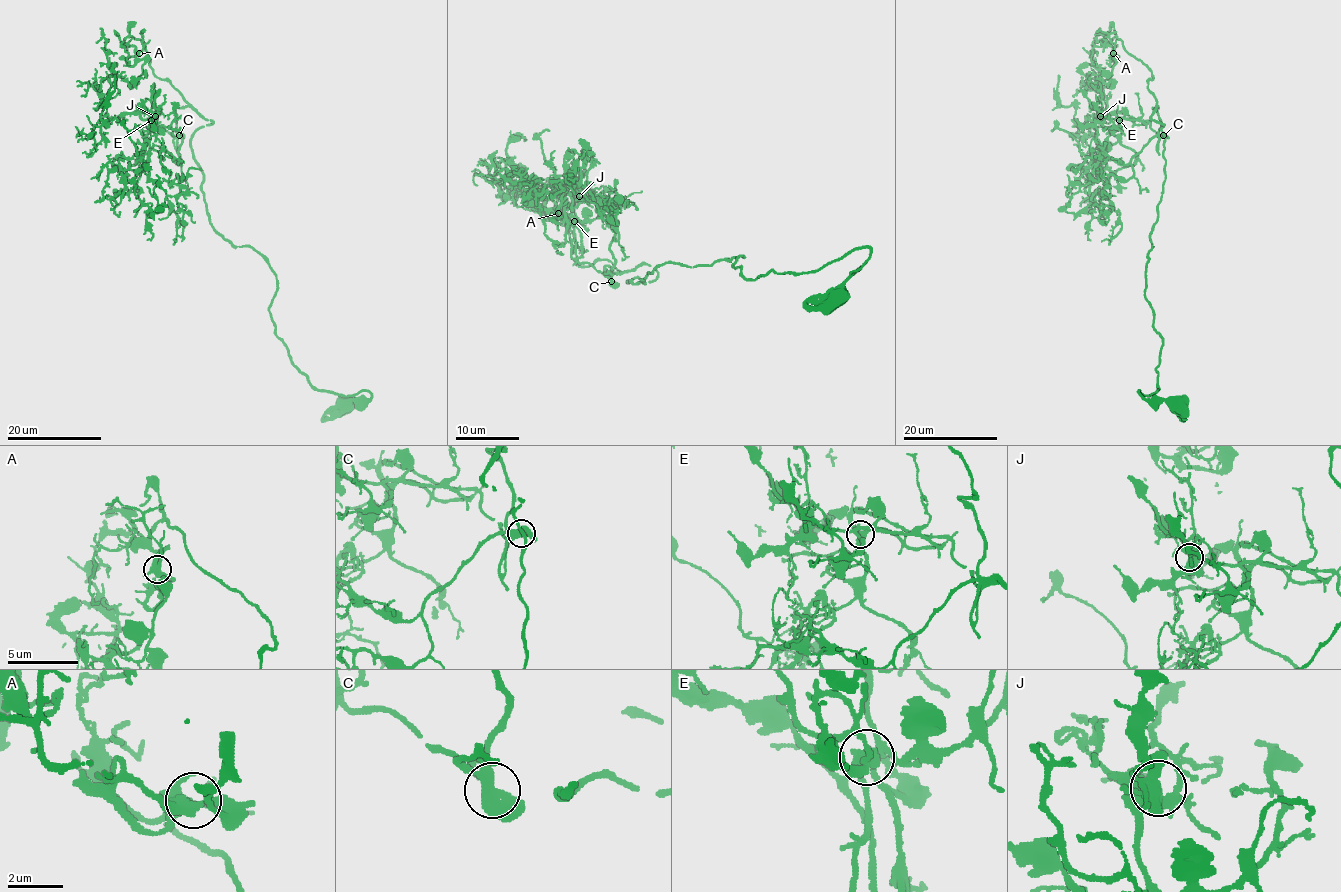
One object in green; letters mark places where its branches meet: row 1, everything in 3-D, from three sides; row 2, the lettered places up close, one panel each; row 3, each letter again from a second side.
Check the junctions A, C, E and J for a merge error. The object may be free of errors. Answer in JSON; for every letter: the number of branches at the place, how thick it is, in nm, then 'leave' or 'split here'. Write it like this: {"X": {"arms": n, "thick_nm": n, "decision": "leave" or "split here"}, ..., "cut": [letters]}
{"A": {"arms": 4, "thick_nm": 360, "decision": "leave"}, "C": {"arms": 4, "thick_nm": 440, "decision": "leave"}, "E": {"arms": 3, "thick_nm": 380, "decision": "leave"}, "J": {"arms": 7, "thick_nm": 500, "decision": "leave"}, "cut": []}

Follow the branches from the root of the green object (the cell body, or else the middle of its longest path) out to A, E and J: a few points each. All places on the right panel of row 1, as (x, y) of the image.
A: (1174, 402), (1138, 392), (1158, 390), (1163, 344), (1145, 269), (1164, 126), (1151, 70), (1116, 36), (1113, 53)
E: (1174, 402), (1138, 392), (1158, 390), (1163, 344), (1145, 269), (1164, 126), (1157, 106), (1160, 136), (1119, 120)
J: (1174, 402), (1138, 392), (1158, 390), (1163, 344), (1145, 269), (1164, 126), (1157, 106), (1160, 136), (1100, 116)

